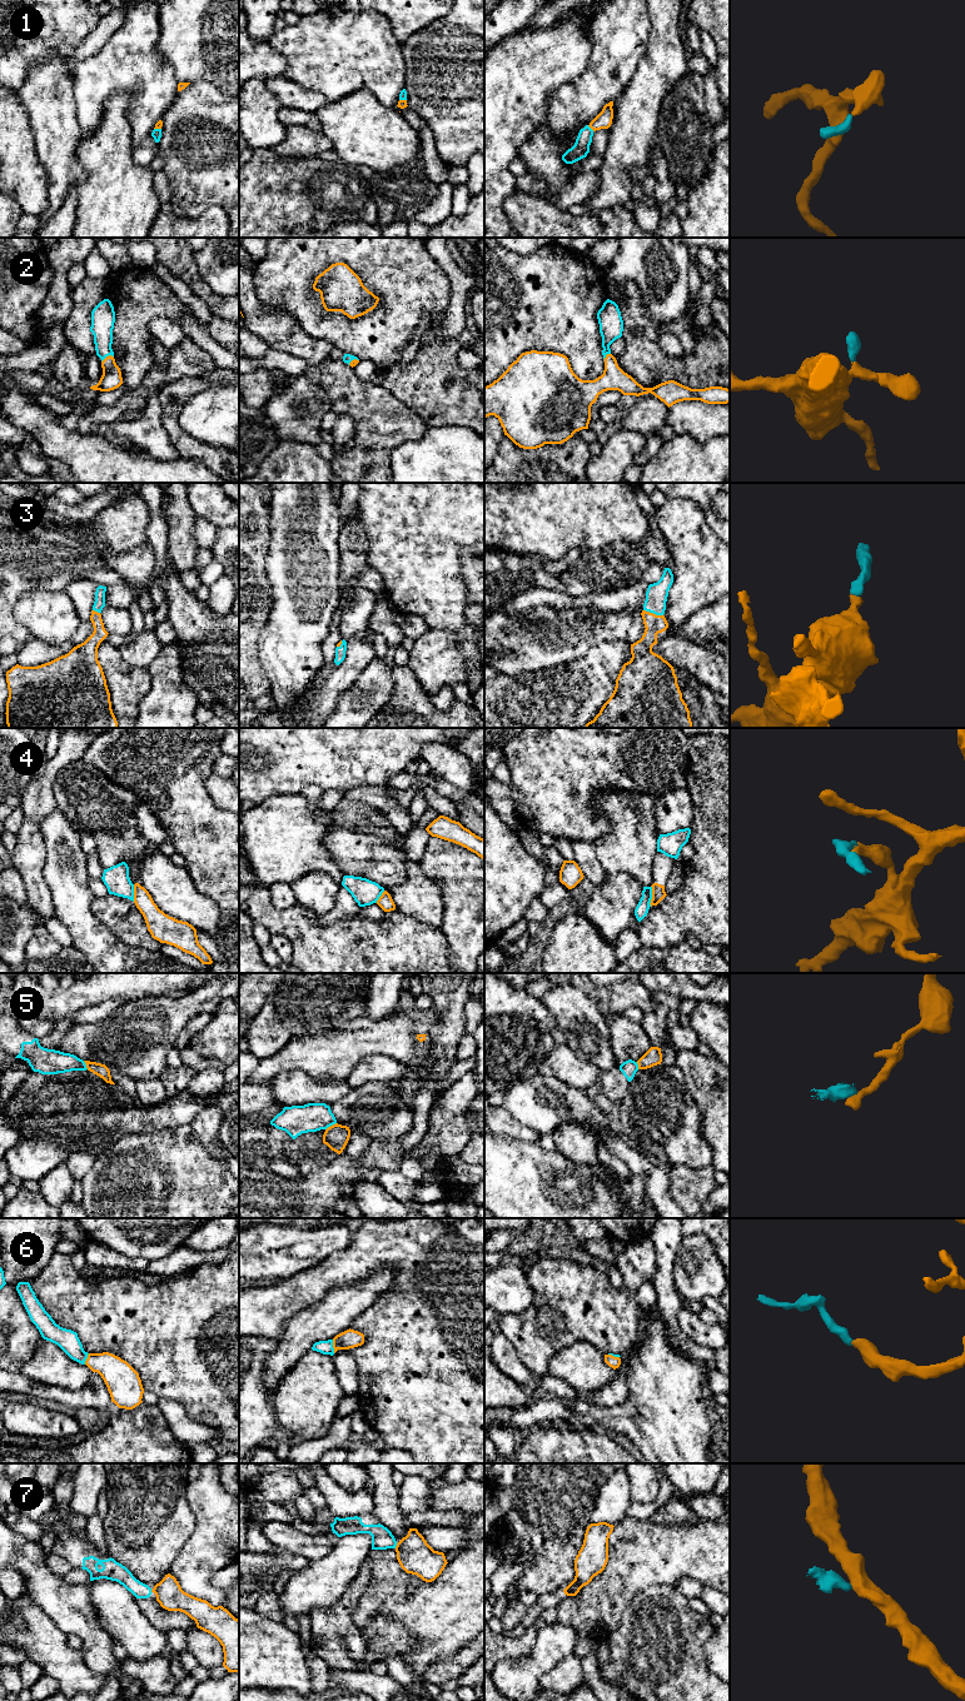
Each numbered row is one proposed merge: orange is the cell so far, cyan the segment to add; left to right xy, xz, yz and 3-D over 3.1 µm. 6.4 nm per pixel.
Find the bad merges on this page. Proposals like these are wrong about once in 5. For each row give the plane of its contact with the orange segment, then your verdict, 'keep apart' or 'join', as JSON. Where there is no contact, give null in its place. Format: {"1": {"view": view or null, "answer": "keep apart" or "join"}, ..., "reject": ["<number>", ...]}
{"1": {"view": "yz", "answer": "join"}, "2": {"view": "xy", "answer": "join"}, "3": {"view": "yz", "answer": "join"}, "4": {"view": "yz", "answer": "keep apart"}, "5": {"view": "xz", "answer": "keep apart"}, "6": {"view": "xz", "answer": "join"}, "7": {"view": "xz", "answer": "keep apart"}, "reject": ["4", "5", "7"]}

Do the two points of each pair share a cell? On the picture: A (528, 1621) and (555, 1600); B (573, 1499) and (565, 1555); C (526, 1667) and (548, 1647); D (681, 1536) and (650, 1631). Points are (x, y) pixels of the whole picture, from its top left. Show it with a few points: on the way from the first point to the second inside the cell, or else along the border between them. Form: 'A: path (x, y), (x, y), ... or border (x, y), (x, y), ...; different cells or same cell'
A: path (533, 1614), (547, 1600); same cell
B: path (565, 1512), (565, 1541); same cell
C: path (531, 1665), (543, 1652); same cell
D: border (675, 1585), (650, 1585), (637, 1594); different cells

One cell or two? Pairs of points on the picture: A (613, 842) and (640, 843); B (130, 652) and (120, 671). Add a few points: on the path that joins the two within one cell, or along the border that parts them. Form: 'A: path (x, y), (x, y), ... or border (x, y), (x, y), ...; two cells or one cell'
A: path (620, 843), (633, 843); one cell
B: border (118, 648), (127, 662), (147, 669); two cells

